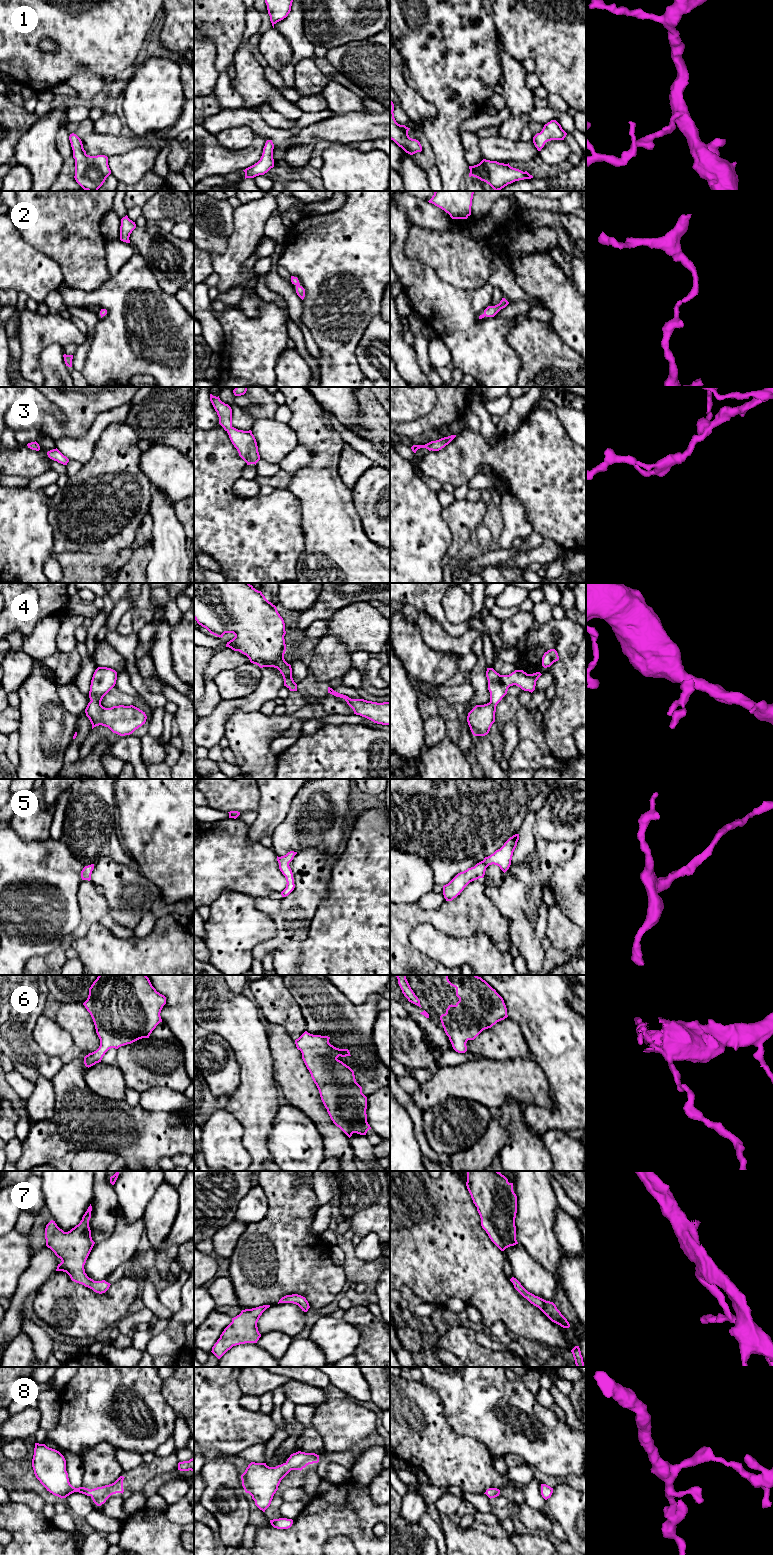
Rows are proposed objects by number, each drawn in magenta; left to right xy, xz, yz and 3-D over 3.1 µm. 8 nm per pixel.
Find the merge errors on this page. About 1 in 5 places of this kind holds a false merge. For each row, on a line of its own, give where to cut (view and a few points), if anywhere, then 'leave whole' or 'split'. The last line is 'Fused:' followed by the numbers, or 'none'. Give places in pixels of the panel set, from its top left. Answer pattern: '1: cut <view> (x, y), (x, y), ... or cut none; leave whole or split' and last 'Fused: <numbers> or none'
1: cut none; leave whole
2: cut none; leave whole
3: cut none; leave whole
4: cut none; leave whole
5: cut none; leave whole
6: cut none; leave whole
7: cut none; leave whole
8: cut none; leave whole
Fused: none

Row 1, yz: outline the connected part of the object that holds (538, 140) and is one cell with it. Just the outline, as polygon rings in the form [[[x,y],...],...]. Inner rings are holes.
[[[551,120],[544,125],[542,131],[533,137],[533,143],[538,151],[544,147],[545,143],[551,140],[564,140],[567,133],[562,129],[556,120]]]

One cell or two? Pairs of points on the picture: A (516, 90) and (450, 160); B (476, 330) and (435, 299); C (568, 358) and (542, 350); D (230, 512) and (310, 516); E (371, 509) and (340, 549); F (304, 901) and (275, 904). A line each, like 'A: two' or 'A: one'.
A: two
B: one
C: one
D: two
E: two
F: two

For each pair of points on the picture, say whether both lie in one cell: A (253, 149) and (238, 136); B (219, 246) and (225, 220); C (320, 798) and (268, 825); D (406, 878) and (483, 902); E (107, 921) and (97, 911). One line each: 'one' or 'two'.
A: two
B: one
C: two
D: two
E: two

